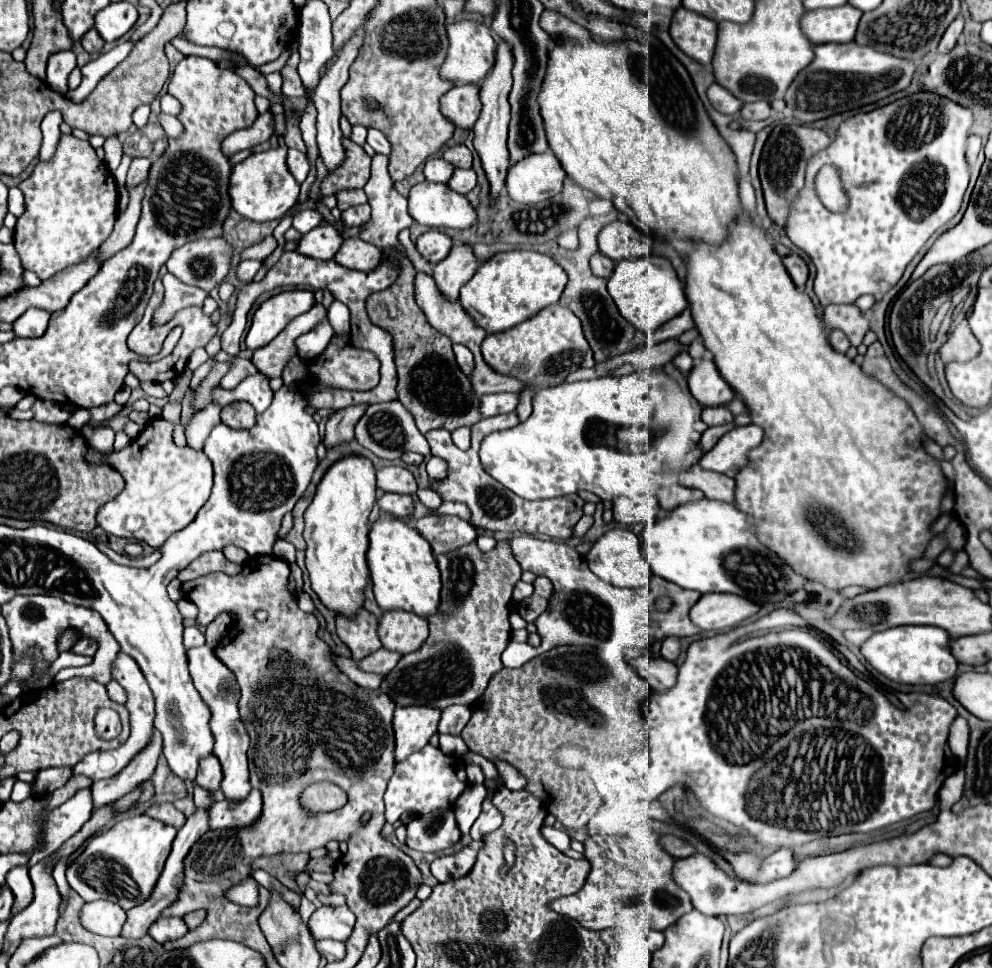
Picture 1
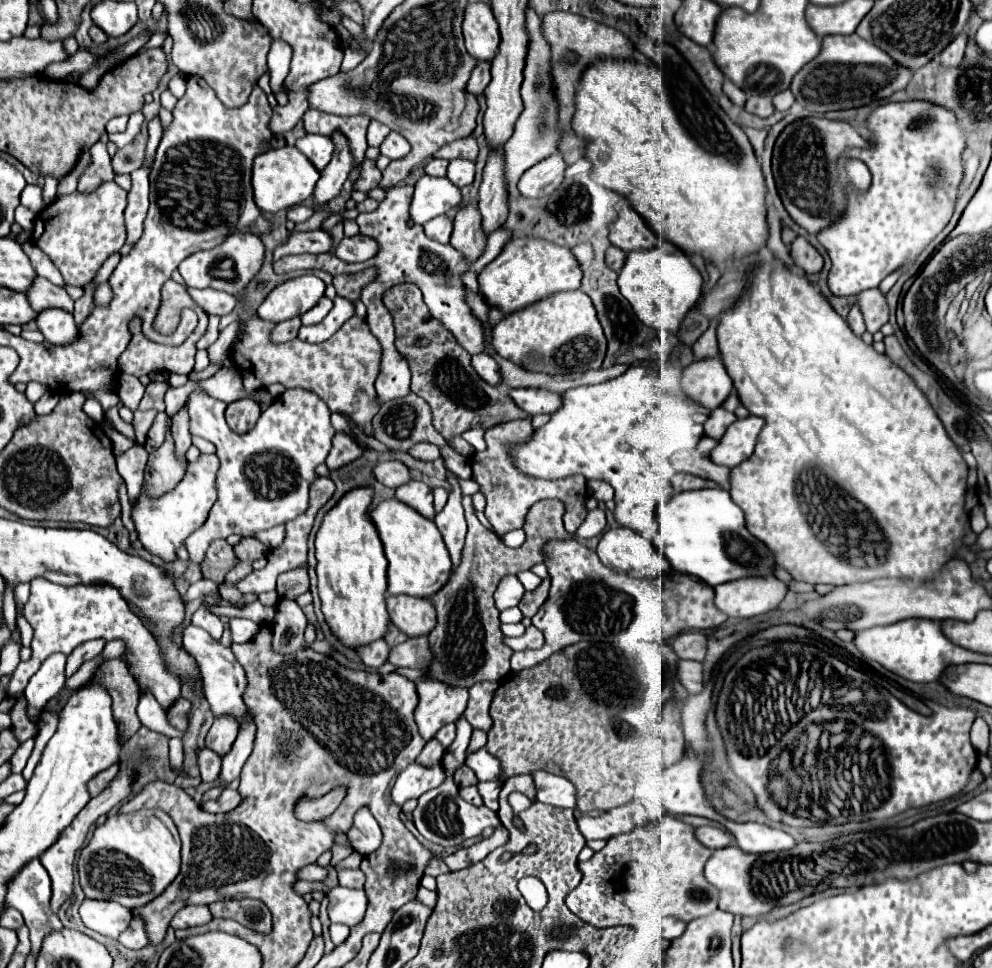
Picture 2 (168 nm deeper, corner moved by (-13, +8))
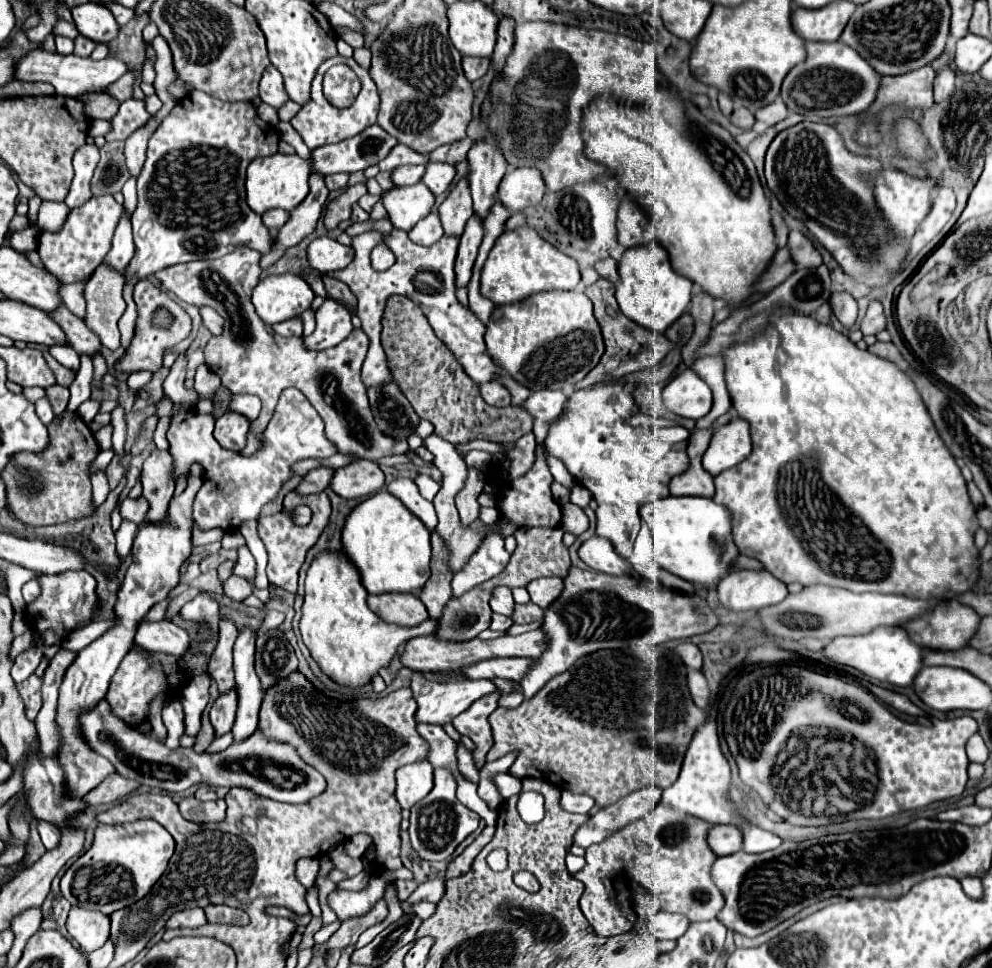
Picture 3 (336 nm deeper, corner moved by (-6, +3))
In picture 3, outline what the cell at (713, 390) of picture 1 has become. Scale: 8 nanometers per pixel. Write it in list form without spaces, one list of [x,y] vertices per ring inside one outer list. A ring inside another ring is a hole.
[[[693,369],[679,373],[663,389],[665,407],[679,417],[697,421],[709,413],[711,401],[709,385]]]

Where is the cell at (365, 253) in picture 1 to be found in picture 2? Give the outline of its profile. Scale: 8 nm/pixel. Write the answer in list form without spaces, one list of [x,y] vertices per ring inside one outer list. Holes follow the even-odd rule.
[[[358,234],[352,238],[342,238],[334,254],[344,262],[366,262],[376,252],[378,252],[378,244],[372,238]]]

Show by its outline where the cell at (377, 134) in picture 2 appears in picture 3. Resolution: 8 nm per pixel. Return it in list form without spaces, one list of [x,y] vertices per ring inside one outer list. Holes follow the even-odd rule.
[[[371,125],[361,131],[357,137],[349,141],[341,141],[337,145],[325,145],[311,151],[311,169],[315,173],[355,173],[363,171],[369,165],[377,165],[387,157],[389,149],[397,145],[389,133],[385,133],[379,125]]]

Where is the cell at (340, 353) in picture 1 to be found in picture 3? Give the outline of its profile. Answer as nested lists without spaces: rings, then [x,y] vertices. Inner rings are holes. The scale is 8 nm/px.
[[[237,247],[229,255],[213,261],[191,261],[163,269],[155,277],[161,285],[173,291],[181,301],[195,307],[209,305],[225,319],[221,335],[209,339],[205,347],[205,363],[221,377],[221,383],[231,393],[255,393],[263,401],[259,417],[250,424],[256,437],[263,437],[265,425],[273,415],[279,395],[287,387],[299,389],[325,421],[325,435],[337,445],[341,453],[353,453],[361,459],[379,459],[385,455],[405,453],[407,441],[393,441],[385,437],[371,415],[367,389],[361,381],[361,365],[367,355],[369,339],[361,329],[353,329],[347,339],[325,351],[309,351],[303,347],[301,337],[279,337],[265,325],[251,303],[251,291],[259,283],[261,253],[249,247]]]

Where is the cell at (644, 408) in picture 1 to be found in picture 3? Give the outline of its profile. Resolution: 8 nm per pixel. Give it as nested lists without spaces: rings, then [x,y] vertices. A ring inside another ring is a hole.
[[[599,383],[579,389],[567,399],[563,413],[553,421],[545,439],[549,455],[563,461],[575,481],[593,493],[597,501],[597,535],[609,539],[623,557],[633,553],[633,543],[641,529],[641,505],[669,495],[667,485],[649,477],[649,473],[663,472],[661,461],[669,451],[686,451],[686,447],[673,448],[673,443],[659,437],[662,418],[657,421],[658,427],[631,427],[627,421],[637,413],[639,407],[627,385]]]

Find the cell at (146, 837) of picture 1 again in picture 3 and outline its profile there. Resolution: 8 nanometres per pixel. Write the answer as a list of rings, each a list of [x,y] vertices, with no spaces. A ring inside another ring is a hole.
[[[151,819],[111,827],[97,825],[91,849],[85,851],[61,877],[61,893],[73,907],[111,915],[133,905],[151,891],[151,887],[167,871],[173,851],[173,837]]]

